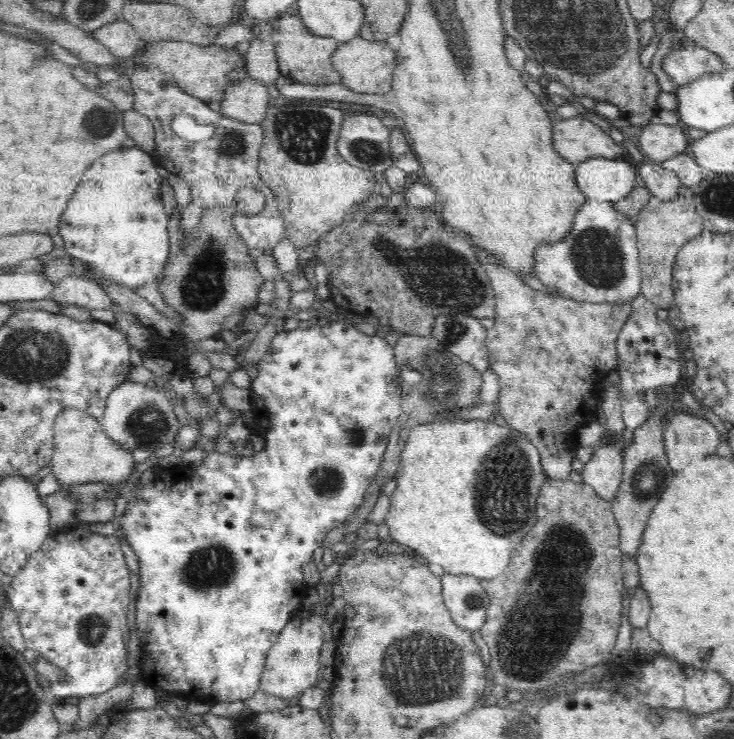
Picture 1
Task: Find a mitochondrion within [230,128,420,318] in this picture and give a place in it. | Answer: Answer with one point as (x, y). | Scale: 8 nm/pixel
(367, 151)

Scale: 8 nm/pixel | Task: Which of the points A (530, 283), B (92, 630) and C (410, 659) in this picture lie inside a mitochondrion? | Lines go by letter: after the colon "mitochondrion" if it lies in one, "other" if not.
A: other
B: mitochondrion
C: mitochondrion

